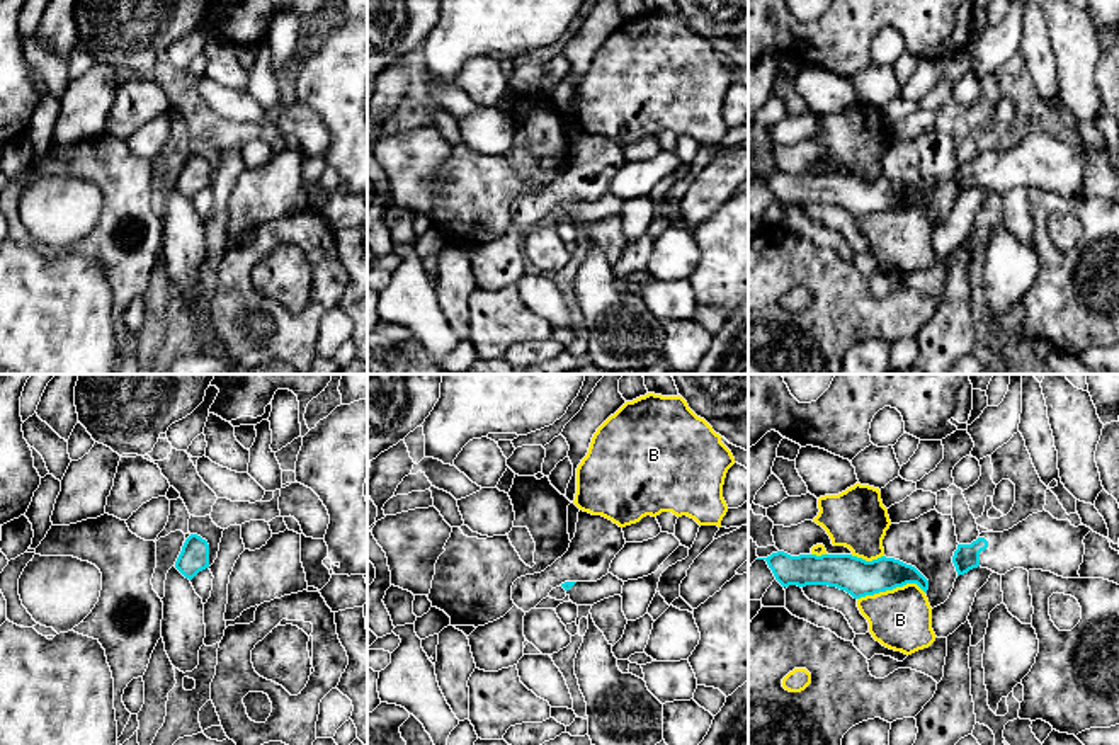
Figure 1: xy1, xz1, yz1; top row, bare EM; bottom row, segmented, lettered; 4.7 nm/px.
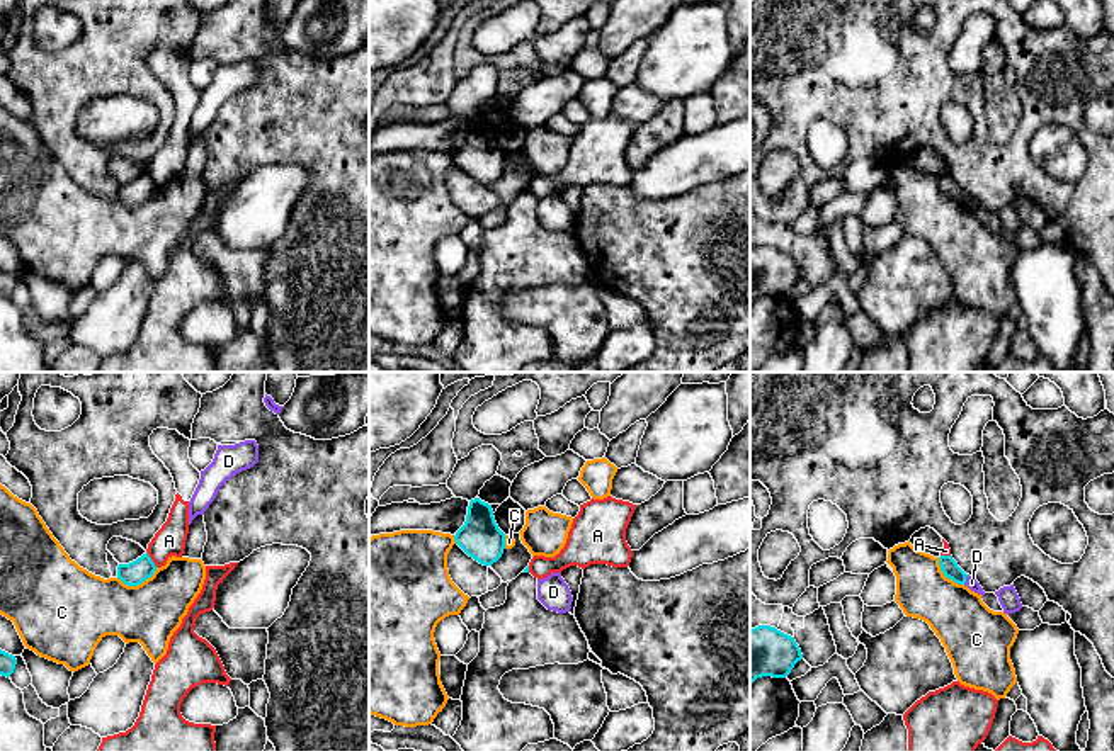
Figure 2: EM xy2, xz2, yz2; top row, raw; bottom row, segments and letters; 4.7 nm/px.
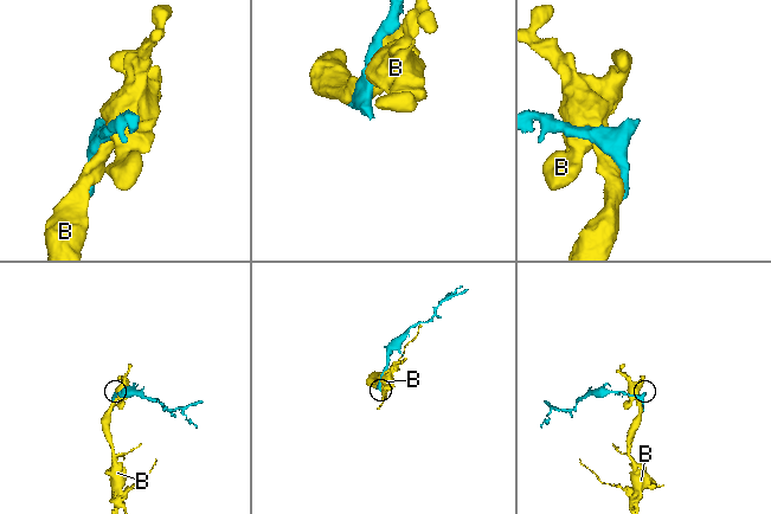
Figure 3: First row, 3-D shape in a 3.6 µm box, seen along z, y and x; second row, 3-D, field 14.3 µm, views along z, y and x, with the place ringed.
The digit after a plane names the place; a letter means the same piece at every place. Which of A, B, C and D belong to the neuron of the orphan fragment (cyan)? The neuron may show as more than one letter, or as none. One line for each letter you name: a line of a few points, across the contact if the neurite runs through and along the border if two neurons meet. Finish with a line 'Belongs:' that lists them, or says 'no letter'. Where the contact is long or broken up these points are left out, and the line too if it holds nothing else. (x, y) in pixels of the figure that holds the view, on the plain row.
Belongs: no letter

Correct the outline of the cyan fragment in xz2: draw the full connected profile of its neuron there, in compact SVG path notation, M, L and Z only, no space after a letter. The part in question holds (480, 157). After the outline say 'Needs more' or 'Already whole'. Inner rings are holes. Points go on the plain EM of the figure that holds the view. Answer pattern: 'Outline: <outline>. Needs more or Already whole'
Outline: M469 121L464 144L456 151L456 163L483 185L497 182L505 168L505 153L498 148L492 124Z. Already whole

